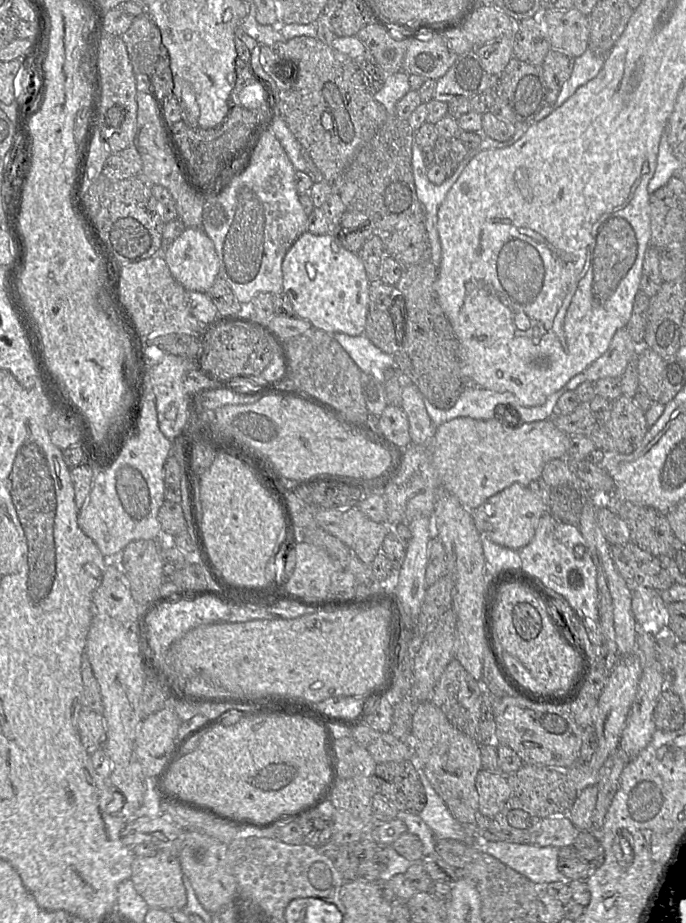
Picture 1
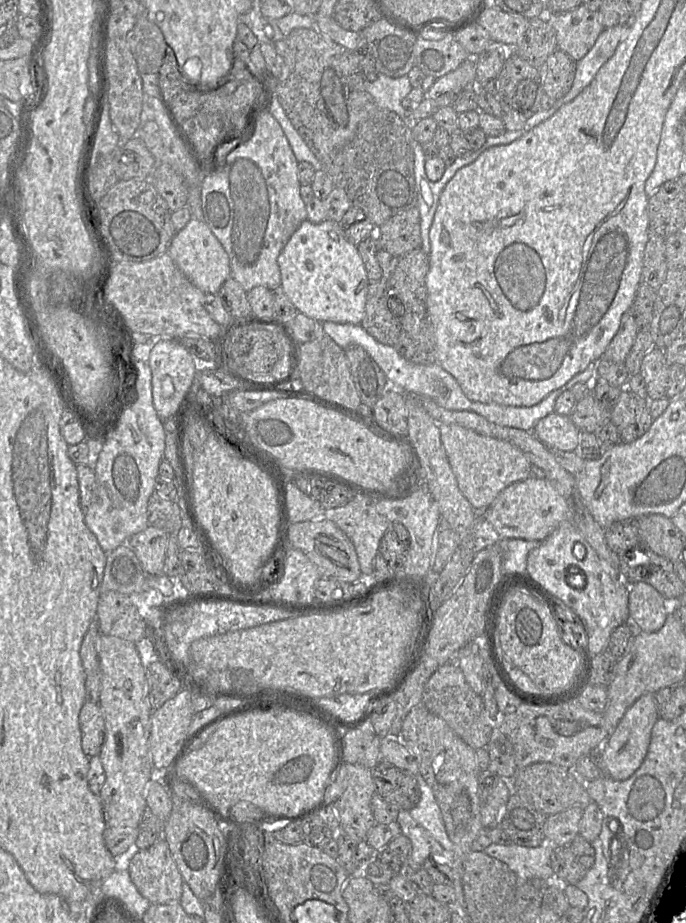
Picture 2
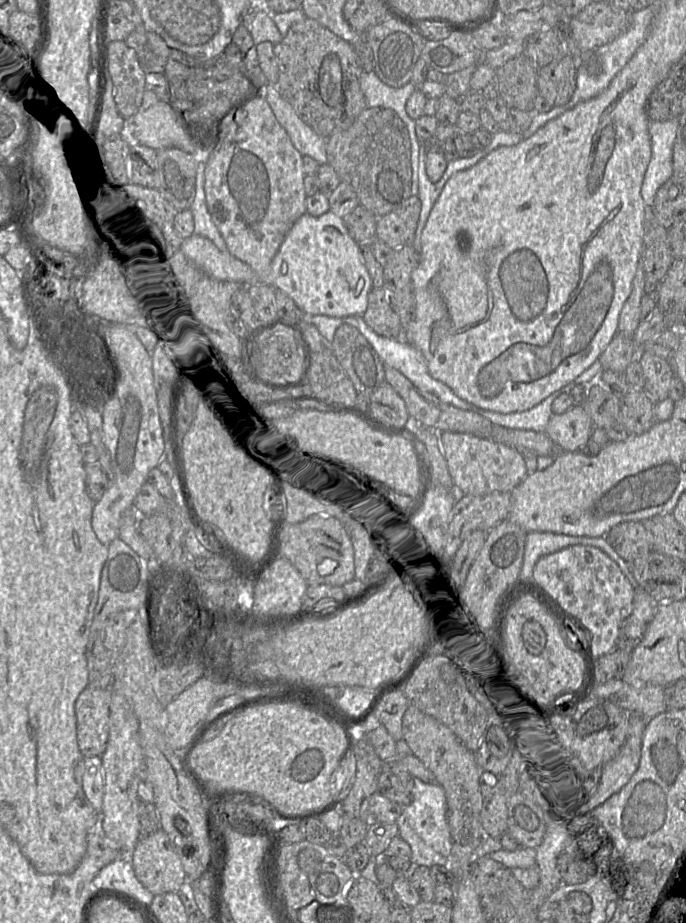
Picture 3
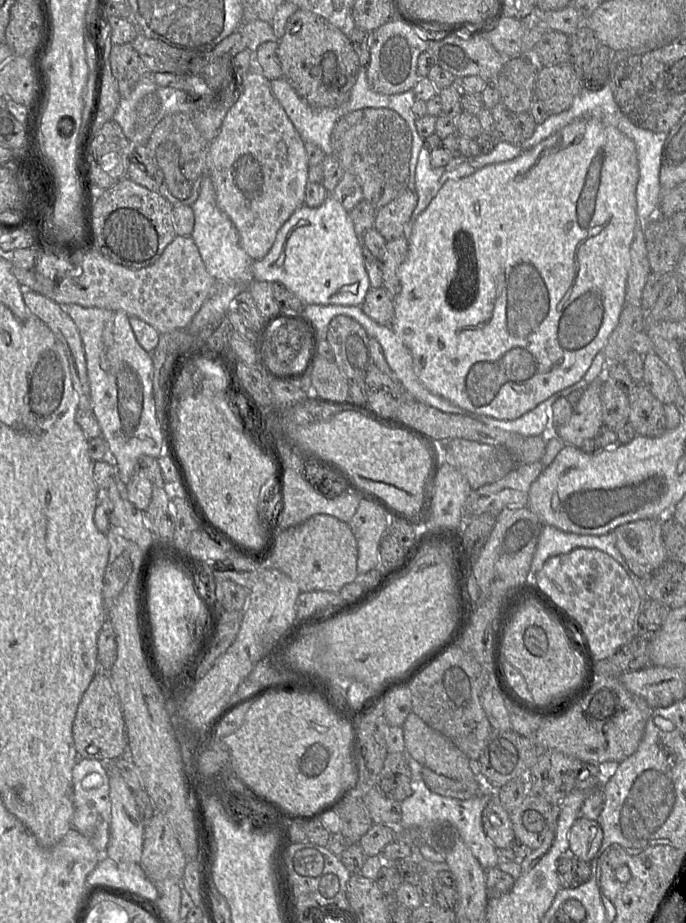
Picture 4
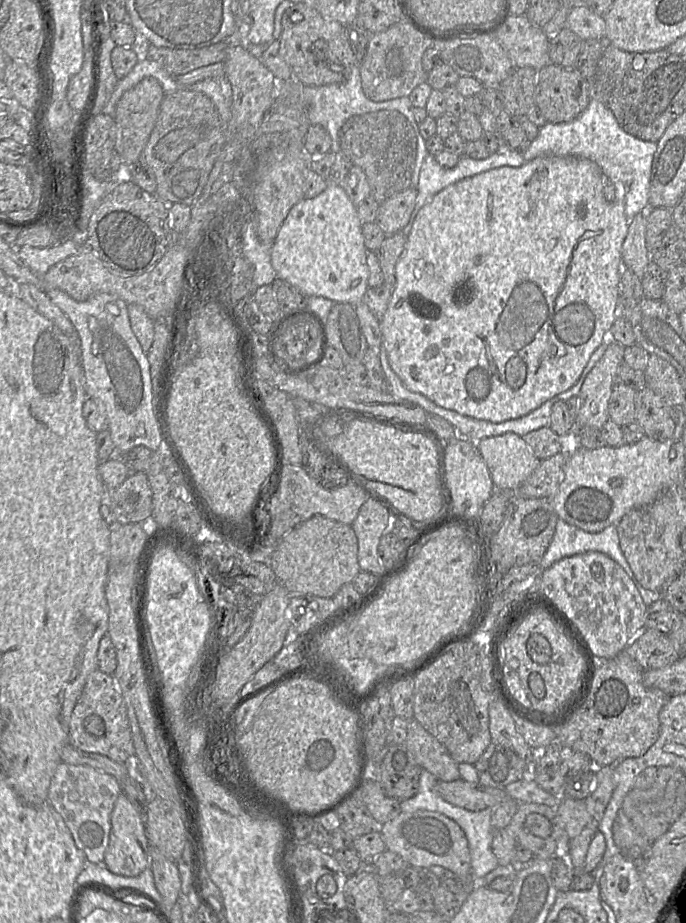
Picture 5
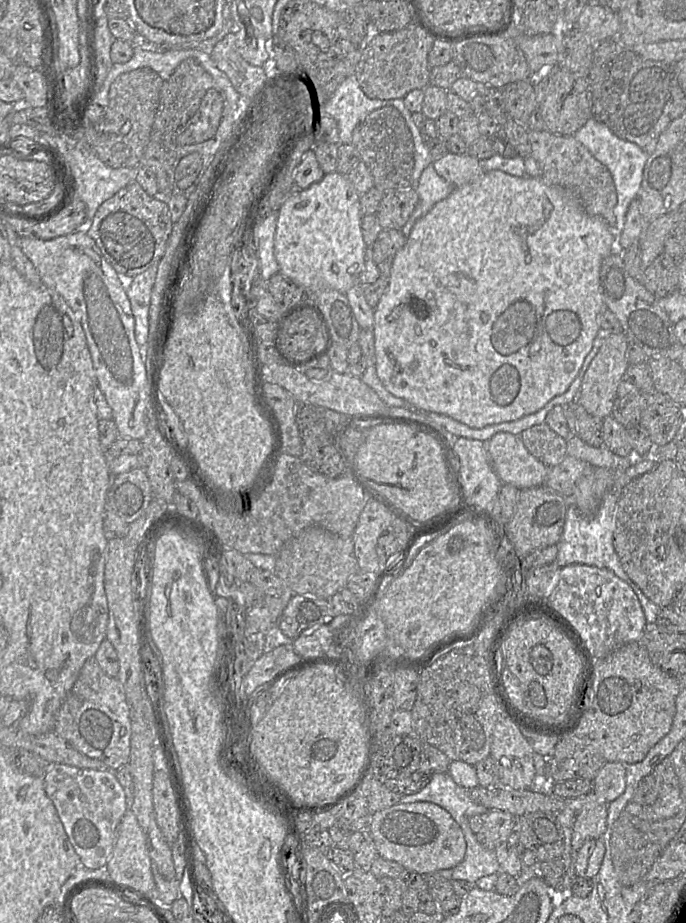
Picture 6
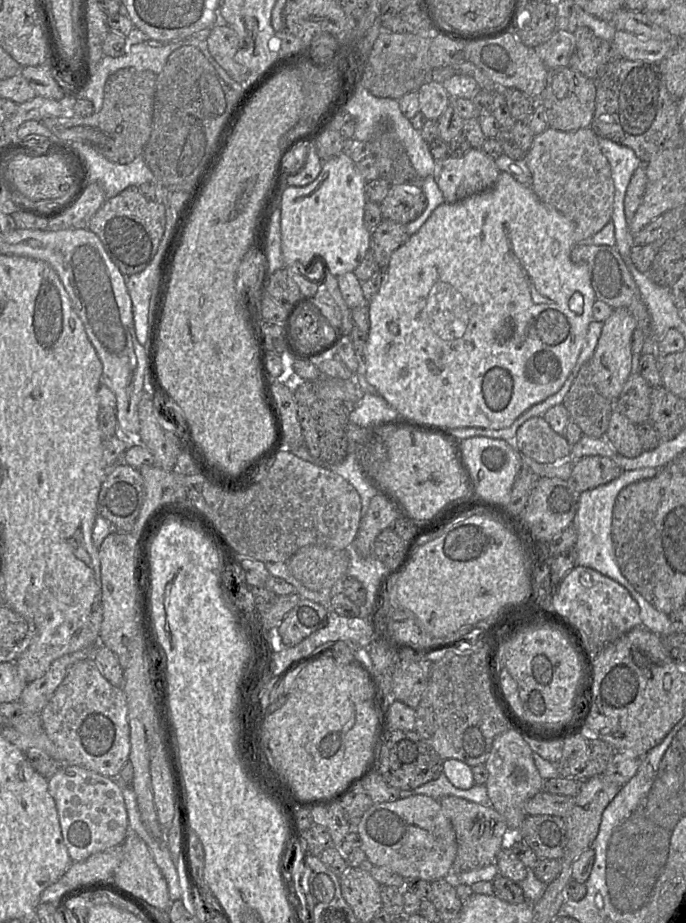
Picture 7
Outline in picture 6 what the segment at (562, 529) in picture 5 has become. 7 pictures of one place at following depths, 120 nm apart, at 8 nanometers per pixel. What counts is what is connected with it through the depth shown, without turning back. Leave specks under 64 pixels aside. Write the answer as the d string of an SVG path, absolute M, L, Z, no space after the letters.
M639 459L626 470L618 472L613 486L604 495L596 513L592 516L584 516L575 506L569 506L565 517L562 536L556 544L558 555L555 560L559 567L565 567L572 564L585 564L613 572L618 578L626 582L637 595L648 626L655 625L660 608L651 602L626 574L615 551L613 538L616 527L618 500L623 488L632 480L653 470L658 462L659 461L655 461L654 459Z

